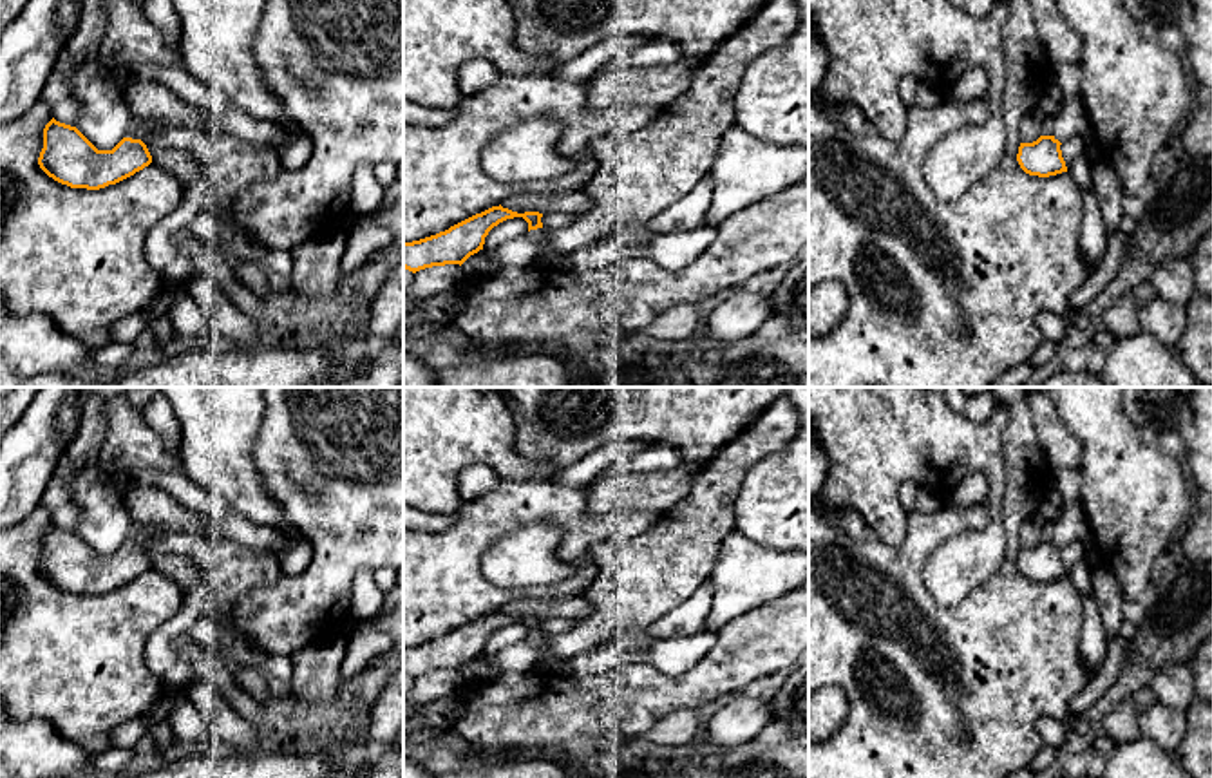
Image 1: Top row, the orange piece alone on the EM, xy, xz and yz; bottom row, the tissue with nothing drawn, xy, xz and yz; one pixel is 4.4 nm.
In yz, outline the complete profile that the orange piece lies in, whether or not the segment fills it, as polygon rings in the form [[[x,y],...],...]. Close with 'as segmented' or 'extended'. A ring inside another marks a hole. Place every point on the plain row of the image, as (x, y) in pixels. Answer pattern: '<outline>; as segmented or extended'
[[[1082,499],[1064,507],[1051,541],[1040,541],[1033,548],[1020,548],[1017,559],[1020,574],[1038,583],[1067,577],[1060,550],[1071,541],[1093,543],[1093,532]]]; extended

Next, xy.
[[[134,521],[127,541],[112,555],[98,555],[76,532],[56,527],[43,534],[40,574],[71,593],[99,595],[116,590],[152,568],[143,537],[163,534],[159,523]]]; extended

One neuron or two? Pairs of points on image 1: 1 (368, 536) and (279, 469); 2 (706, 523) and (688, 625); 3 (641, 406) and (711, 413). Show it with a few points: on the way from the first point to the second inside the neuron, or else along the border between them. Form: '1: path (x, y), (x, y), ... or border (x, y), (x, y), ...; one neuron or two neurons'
1: path (346, 514), (301, 469); one neuron
2: border (708, 578), (659, 619); two neurons
3: path (659, 406), (693, 406); one neuron

